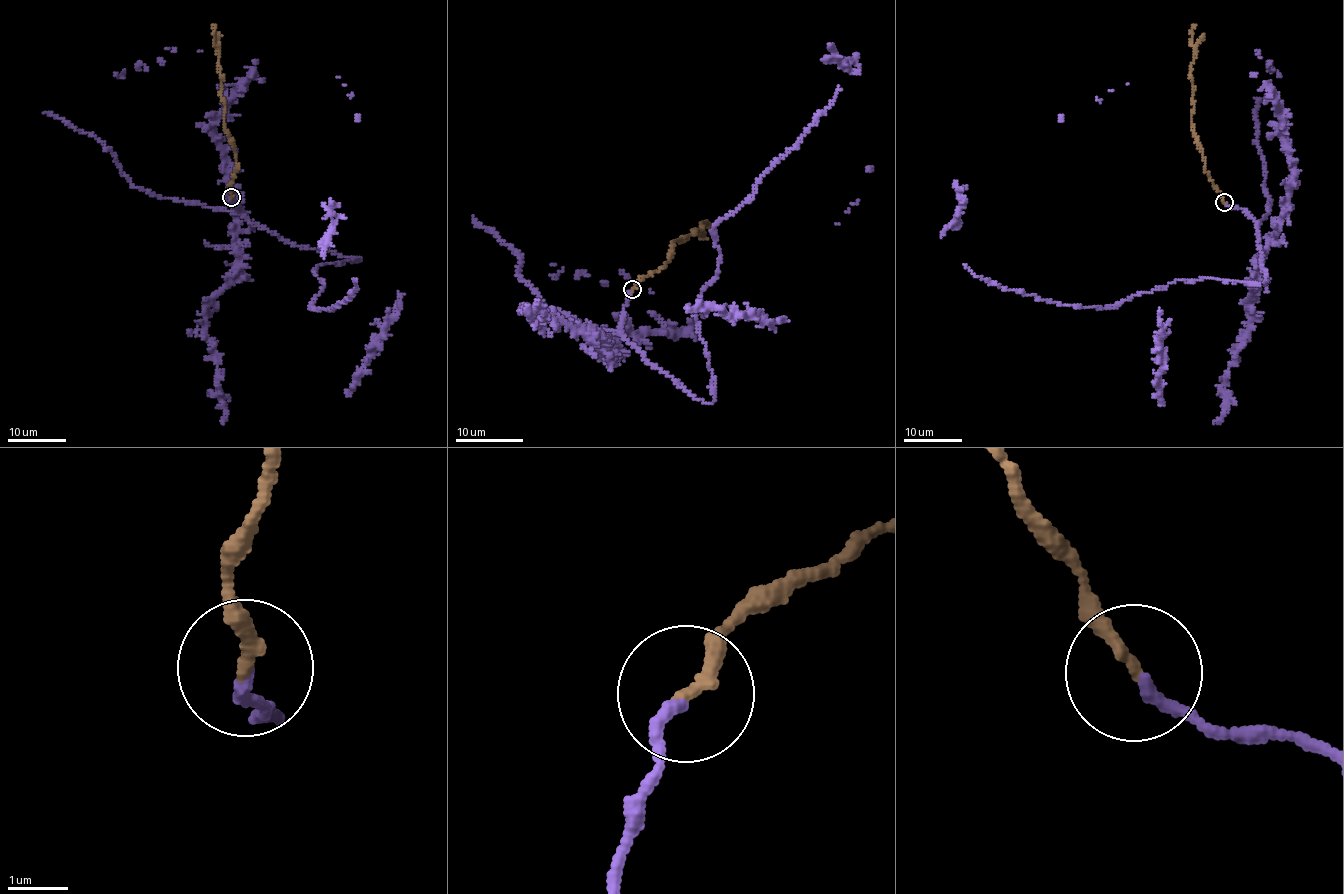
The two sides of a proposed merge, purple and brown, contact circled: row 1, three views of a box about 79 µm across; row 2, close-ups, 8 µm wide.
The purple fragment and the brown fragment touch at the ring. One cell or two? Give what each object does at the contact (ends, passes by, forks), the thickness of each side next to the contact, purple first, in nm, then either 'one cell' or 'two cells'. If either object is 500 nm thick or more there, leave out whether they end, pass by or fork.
purple ends; brown ends; calibres 200 and 240 nm; one cell

